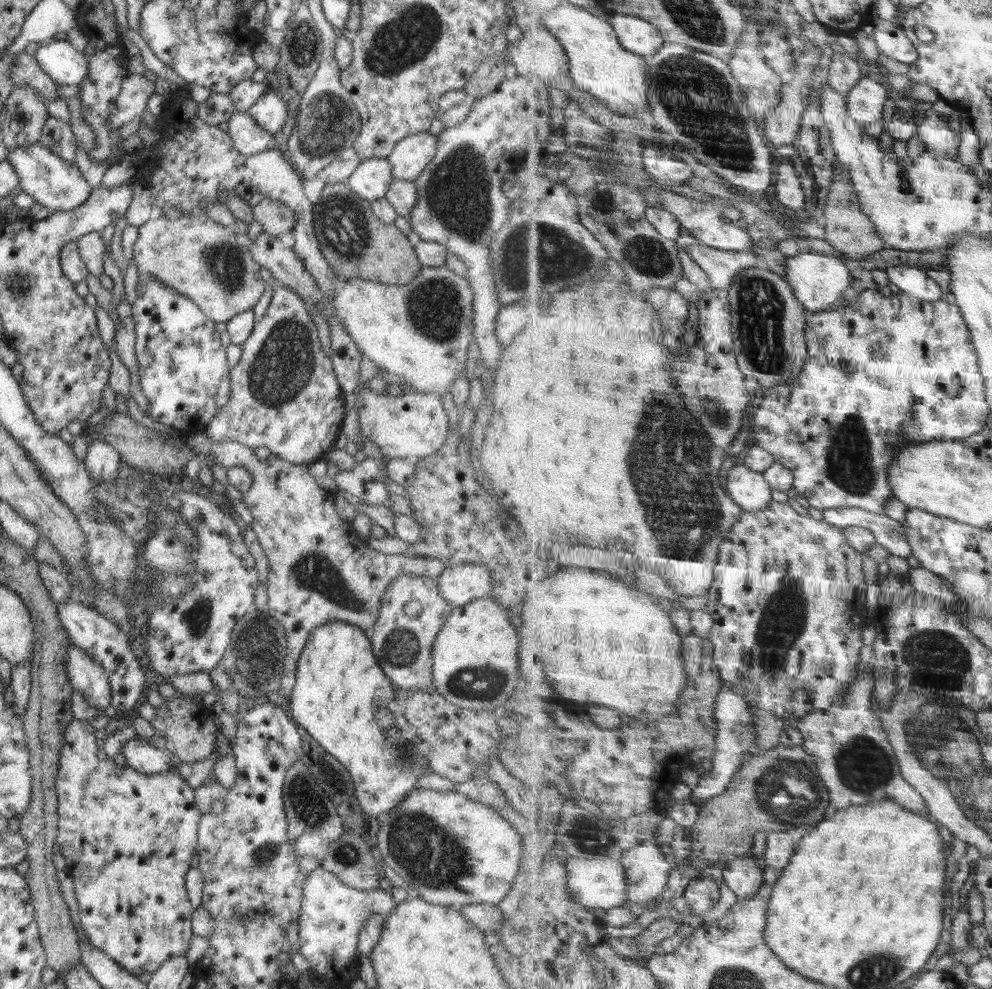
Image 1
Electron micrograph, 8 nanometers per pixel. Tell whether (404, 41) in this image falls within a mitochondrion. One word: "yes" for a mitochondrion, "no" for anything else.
yes

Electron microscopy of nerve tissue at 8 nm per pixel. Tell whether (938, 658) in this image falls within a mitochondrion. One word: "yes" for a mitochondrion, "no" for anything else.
yes

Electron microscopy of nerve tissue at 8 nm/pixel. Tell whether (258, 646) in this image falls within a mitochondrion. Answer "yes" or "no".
yes

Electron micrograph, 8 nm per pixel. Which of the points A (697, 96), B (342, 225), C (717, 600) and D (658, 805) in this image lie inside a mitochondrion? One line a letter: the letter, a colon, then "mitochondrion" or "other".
A: mitochondrion
B: mitochondrion
C: other
D: other

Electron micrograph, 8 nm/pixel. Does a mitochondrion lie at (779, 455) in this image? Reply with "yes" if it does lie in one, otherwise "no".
no

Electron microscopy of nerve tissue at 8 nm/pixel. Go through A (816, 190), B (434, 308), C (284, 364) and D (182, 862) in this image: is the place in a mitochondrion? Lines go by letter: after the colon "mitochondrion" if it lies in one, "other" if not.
A: other
B: mitochondrion
C: mitochondrion
D: other

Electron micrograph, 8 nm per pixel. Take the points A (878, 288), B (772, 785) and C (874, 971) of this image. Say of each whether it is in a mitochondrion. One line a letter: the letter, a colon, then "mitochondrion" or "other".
A: other
B: mitochondrion
C: mitochondrion

